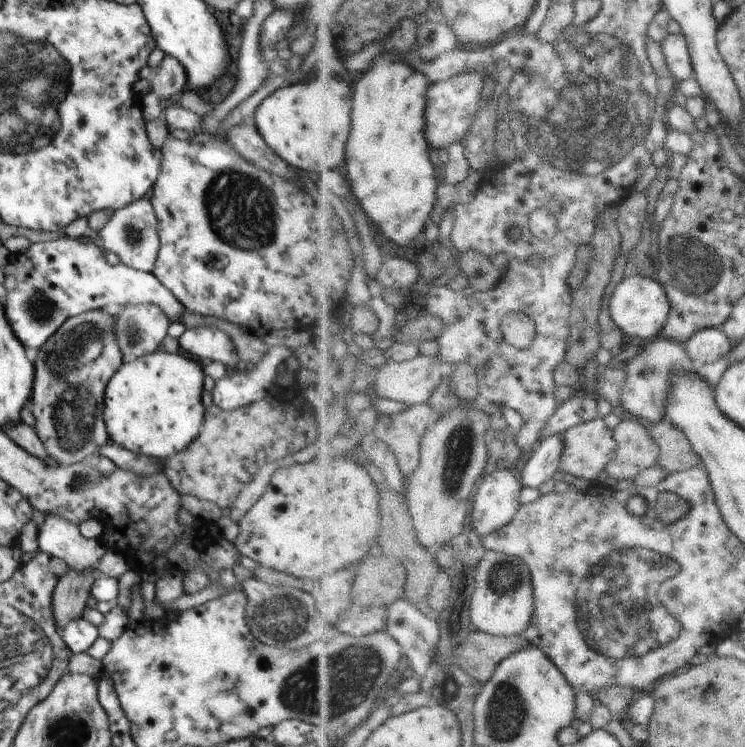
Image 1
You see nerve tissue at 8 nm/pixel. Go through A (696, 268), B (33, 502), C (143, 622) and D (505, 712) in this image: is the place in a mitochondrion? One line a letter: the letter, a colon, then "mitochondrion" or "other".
A: mitochondrion
B: other
C: other
D: mitochondrion

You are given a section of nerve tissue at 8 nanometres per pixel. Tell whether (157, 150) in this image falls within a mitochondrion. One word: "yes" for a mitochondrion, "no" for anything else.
no

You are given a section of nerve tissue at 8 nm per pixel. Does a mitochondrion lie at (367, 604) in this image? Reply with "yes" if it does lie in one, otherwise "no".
no

